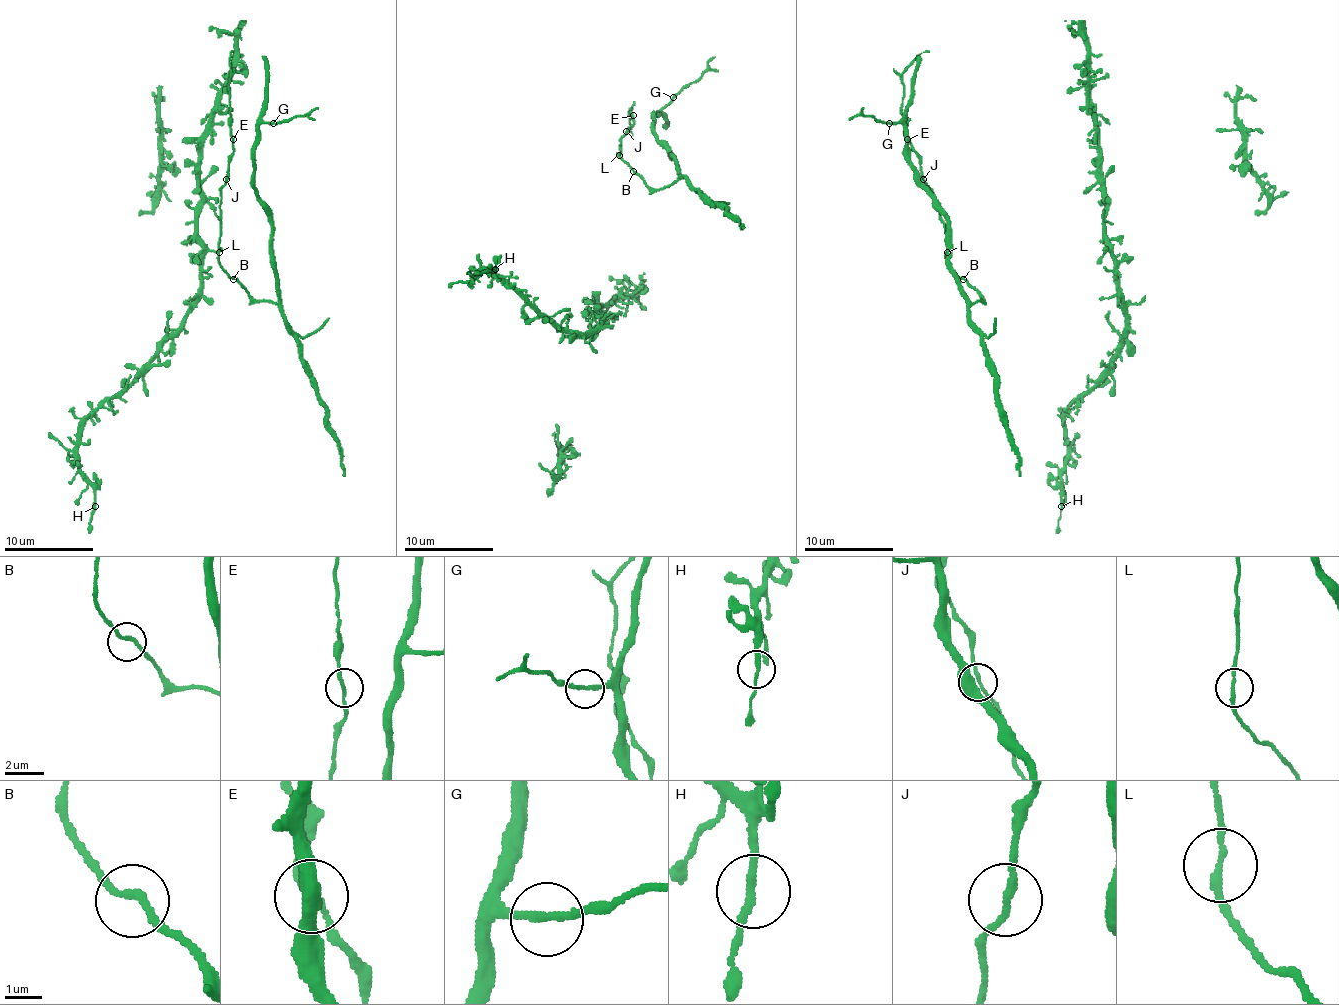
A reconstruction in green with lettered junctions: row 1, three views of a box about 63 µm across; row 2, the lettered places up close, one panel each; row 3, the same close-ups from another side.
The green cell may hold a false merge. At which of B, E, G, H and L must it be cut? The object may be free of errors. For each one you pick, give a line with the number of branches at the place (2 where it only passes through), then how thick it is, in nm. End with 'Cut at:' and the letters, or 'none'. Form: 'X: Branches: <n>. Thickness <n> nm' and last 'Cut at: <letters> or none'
Cut at: none

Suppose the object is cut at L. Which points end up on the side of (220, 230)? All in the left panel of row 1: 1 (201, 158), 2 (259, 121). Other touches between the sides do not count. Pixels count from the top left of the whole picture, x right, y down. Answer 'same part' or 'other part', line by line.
1: other part
2: other part

